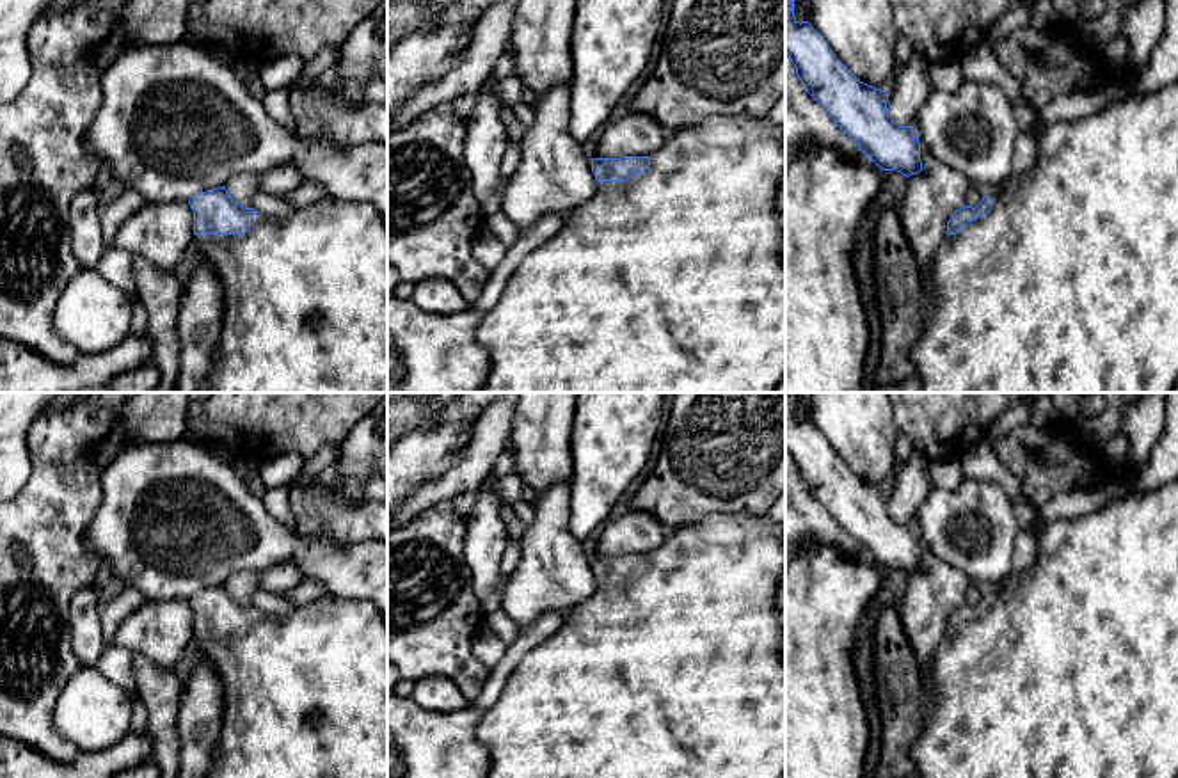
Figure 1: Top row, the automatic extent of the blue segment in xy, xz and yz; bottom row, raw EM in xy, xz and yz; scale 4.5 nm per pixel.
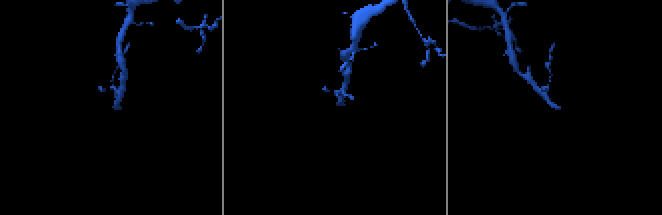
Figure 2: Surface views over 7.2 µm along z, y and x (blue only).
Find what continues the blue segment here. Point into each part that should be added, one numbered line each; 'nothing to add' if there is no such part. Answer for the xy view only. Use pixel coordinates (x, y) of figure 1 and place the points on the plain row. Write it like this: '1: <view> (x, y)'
1: xy (304, 697)

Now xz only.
1: xz (677, 672)

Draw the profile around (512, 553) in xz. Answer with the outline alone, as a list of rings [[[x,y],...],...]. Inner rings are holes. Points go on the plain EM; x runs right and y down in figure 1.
[[[510,536],[506,549],[505,549],[505,554],[501,558],[501,565],[499,565],[501,588],[508,583],[508,579],[515,572],[519,561],[521,561],[521,542],[513,540]]]

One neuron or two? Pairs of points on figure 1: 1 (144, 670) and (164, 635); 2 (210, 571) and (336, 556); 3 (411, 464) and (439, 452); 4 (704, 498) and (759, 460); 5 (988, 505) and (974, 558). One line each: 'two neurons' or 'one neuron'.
1: two neurons
2: one neuron
3: one neuron
4: one neuron
5: one neuron

